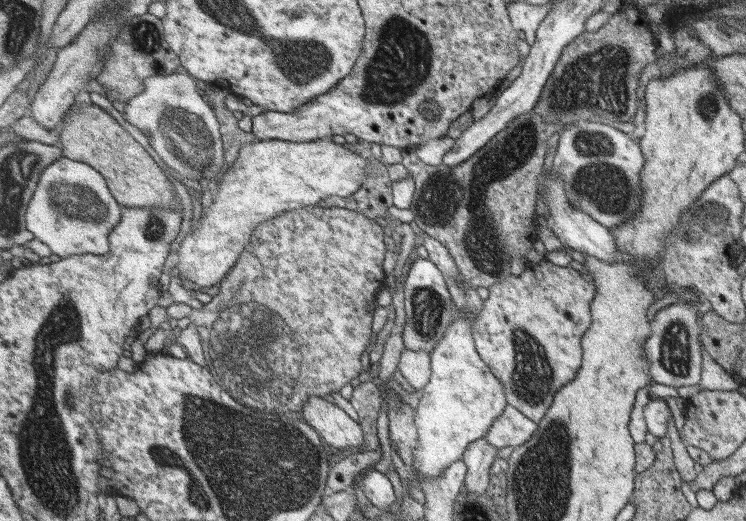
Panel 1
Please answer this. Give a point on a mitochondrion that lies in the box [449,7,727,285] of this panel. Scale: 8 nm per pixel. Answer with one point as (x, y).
(599, 78)

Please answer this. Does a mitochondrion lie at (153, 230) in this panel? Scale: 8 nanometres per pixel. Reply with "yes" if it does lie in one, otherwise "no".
yes

